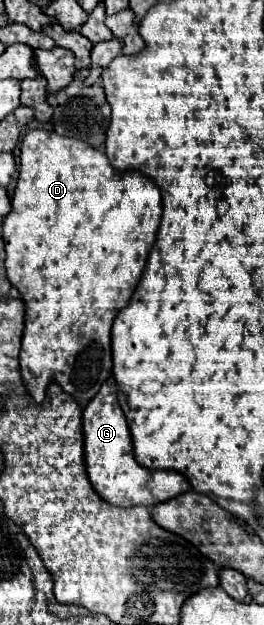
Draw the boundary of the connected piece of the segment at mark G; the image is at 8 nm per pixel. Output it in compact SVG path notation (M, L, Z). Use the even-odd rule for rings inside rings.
M109 377L105 385L101 385L101 391L85 407L83 435L85 435L85 467L89 481L97 491L97 495L107 503L117 507L133 507L133 505L153 507L191 489L181 473L151 471L135 461L131 433L125 415L117 403L117 385L113 377Z

